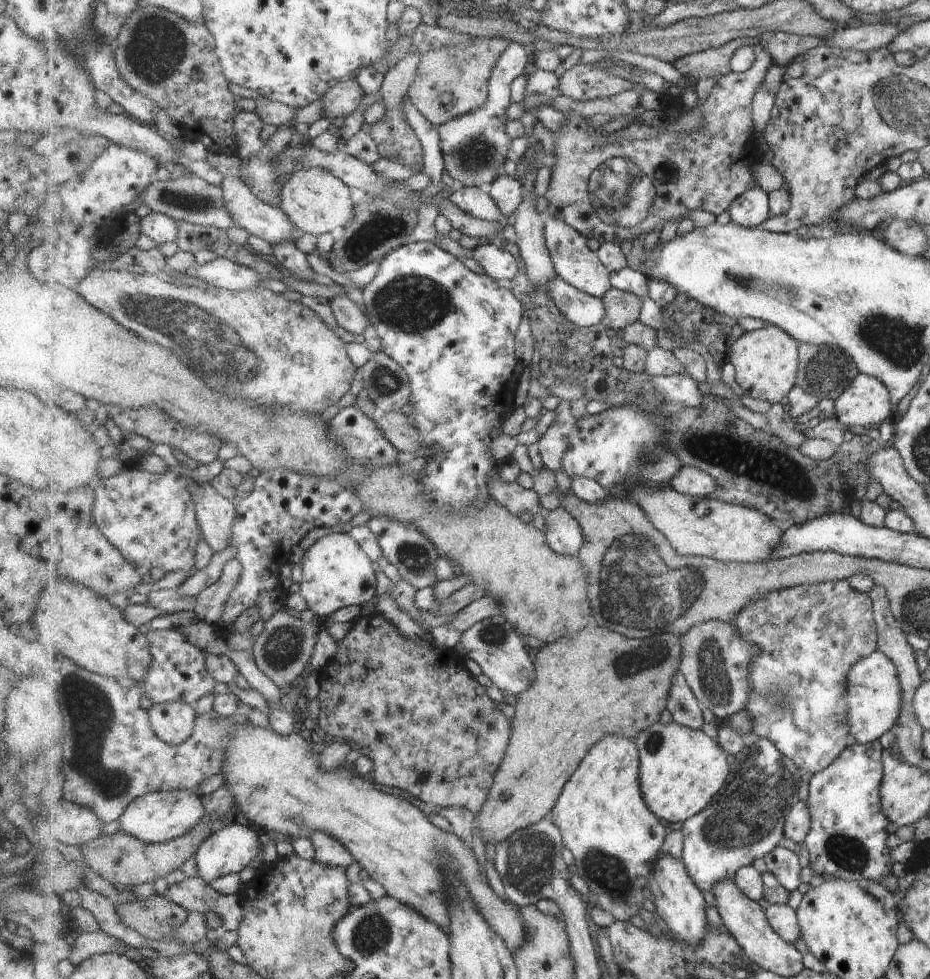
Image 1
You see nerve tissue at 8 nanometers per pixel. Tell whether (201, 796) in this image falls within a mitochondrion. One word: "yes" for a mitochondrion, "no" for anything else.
no

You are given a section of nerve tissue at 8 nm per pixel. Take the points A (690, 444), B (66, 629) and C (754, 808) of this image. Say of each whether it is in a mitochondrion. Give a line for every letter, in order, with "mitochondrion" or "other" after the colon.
A: mitochondrion
B: other
C: mitochondrion

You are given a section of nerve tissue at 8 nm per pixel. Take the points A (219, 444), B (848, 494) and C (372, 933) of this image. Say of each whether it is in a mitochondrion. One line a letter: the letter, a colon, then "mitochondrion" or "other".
A: other
B: other
C: mitochondrion

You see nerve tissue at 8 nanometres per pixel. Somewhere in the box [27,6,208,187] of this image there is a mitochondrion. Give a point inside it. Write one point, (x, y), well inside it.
(155, 47)

